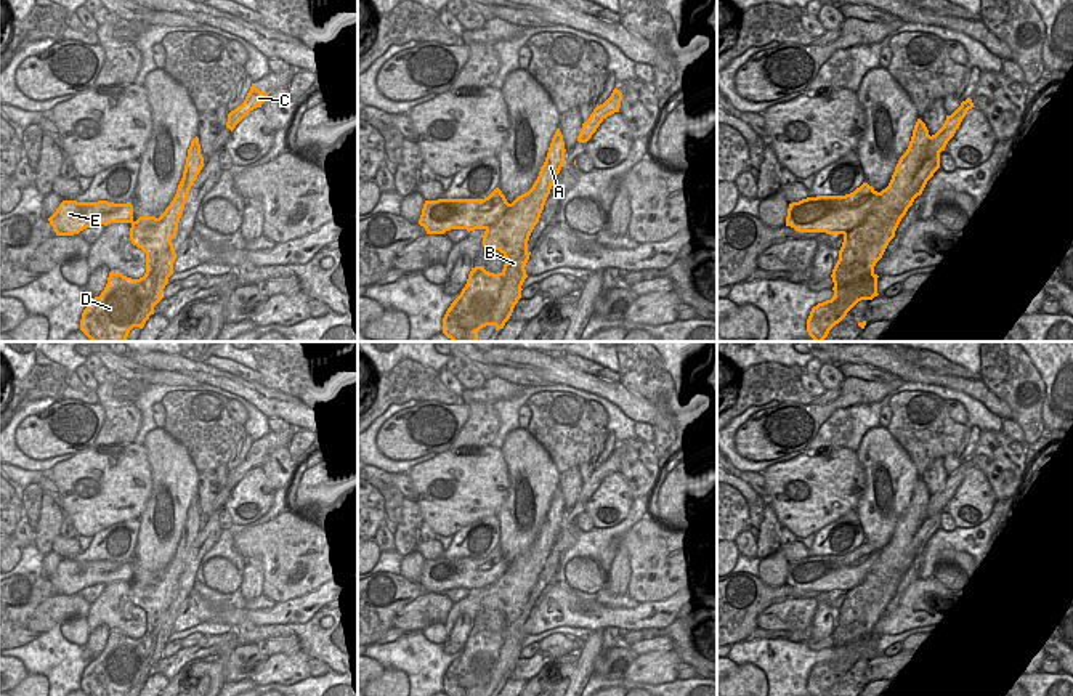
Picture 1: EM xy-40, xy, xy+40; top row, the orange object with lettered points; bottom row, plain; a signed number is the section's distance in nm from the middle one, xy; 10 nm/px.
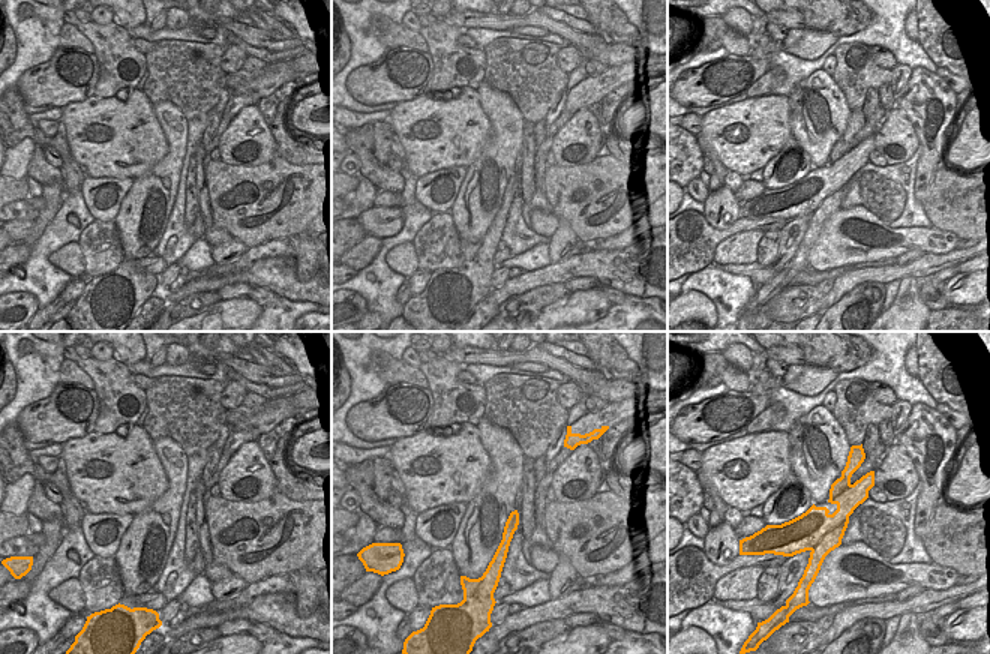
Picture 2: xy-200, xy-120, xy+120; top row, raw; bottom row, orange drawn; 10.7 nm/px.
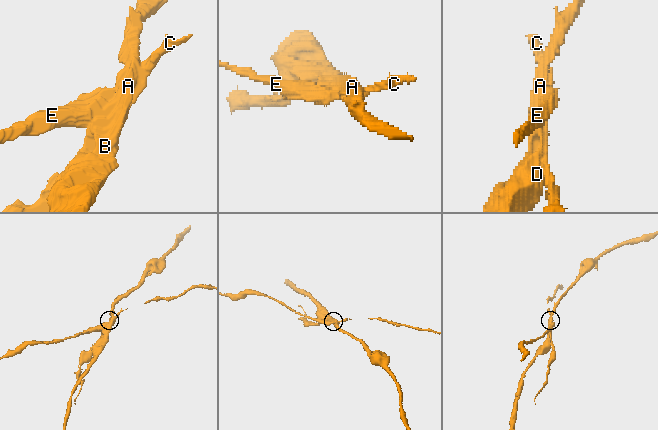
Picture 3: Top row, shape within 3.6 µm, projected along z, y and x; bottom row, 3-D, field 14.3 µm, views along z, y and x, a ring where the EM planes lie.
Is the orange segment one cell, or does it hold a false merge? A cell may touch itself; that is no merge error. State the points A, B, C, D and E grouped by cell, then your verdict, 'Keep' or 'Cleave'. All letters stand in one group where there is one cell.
Groups: A B D / C E. Cleave.

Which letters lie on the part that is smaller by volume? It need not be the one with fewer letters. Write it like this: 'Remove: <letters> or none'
Remove: C, E

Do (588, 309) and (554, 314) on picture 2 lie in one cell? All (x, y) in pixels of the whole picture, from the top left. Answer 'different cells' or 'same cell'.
same cell

